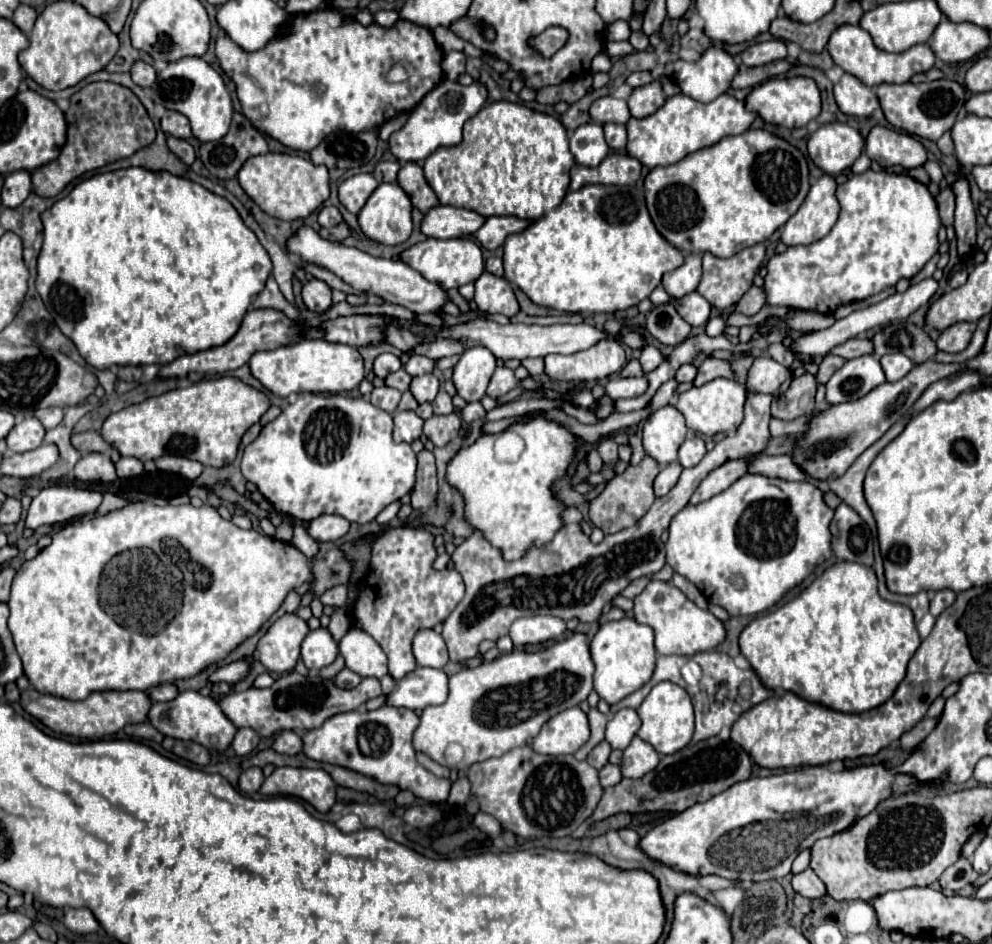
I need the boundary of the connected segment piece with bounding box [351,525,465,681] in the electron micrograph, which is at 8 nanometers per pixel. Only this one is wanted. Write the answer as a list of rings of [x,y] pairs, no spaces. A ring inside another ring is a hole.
[[[383,527],[381,535],[373,541],[371,547],[371,569],[365,579],[365,583],[359,587],[359,597],[351,607],[351,625],[357,629],[363,629],[369,633],[385,651],[389,657],[389,675],[399,681],[409,671],[417,667],[415,657],[411,653],[411,641],[413,635],[419,629],[433,629],[437,623],[443,623],[449,613],[459,605],[459,601],[465,595],[463,577],[453,569],[437,571],[433,567],[433,561],[437,557],[437,549],[433,545],[433,535],[427,529],[415,529],[415,527]]]

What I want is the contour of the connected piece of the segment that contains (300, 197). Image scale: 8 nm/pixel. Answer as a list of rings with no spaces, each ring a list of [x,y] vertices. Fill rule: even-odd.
[[[265,153],[249,157],[237,173],[245,193],[271,217],[293,221],[311,215],[329,197],[329,175],[325,165],[313,165],[309,159],[287,153]]]

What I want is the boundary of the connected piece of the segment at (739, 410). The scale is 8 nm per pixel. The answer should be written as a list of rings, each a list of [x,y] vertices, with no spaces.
[[[717,377],[717,379],[701,385],[701,387],[691,387],[689,391],[681,393],[675,407],[685,417],[687,427],[697,431],[697,433],[703,433],[703,435],[735,433],[743,421],[745,399],[747,399],[747,391],[735,379]]]

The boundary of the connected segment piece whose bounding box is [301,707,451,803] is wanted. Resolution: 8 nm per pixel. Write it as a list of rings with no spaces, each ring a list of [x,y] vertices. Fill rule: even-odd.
[[[381,707],[375,711],[347,711],[329,717],[321,727],[309,729],[303,733],[303,753],[309,759],[341,765],[353,769],[361,775],[373,777],[381,783],[397,785],[401,789],[409,789],[415,797],[427,803],[445,803],[449,797],[451,781],[439,779],[431,771],[419,765],[415,759],[415,749],[411,745],[413,731],[419,725],[419,717],[411,709],[397,709],[397,707]]]

